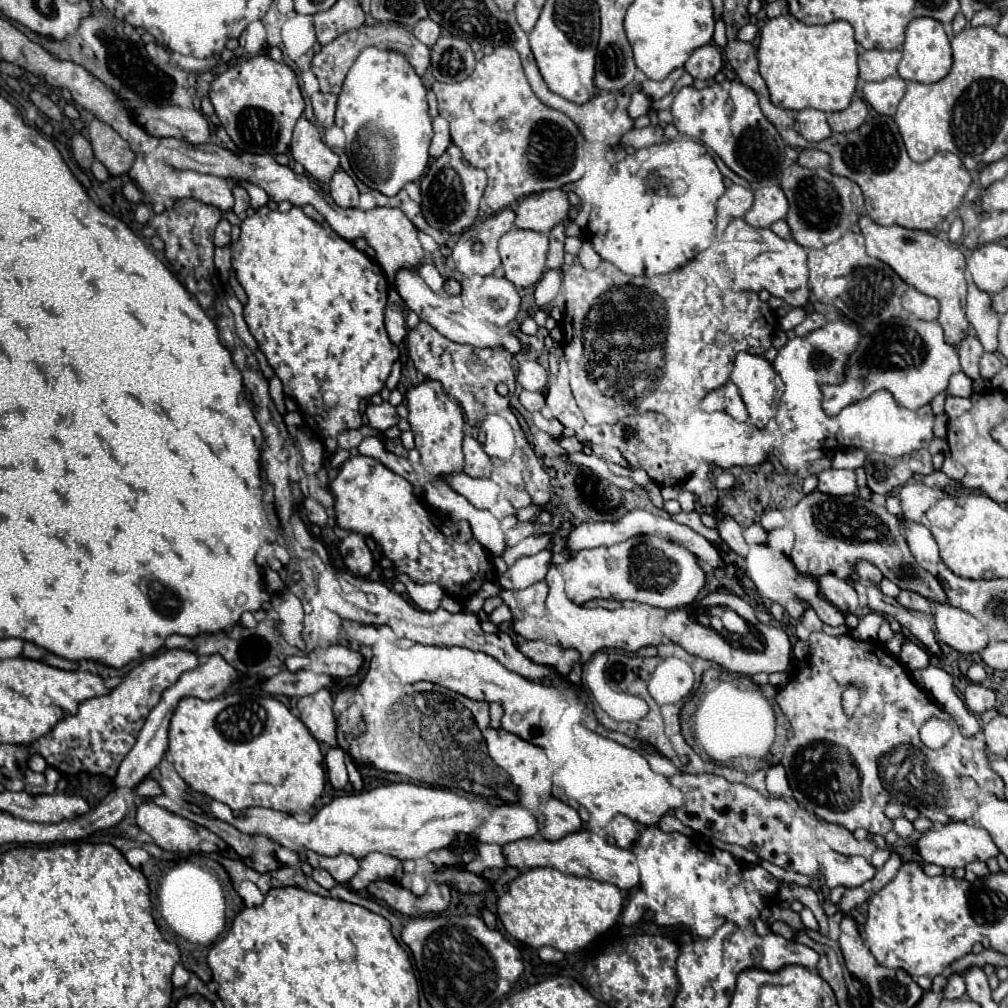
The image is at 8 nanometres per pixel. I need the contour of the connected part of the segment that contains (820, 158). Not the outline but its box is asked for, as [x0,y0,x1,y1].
[797,149,831,169]

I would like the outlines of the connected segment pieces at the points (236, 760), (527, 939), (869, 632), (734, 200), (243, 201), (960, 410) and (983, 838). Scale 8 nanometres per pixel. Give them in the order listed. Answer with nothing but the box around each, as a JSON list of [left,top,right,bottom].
[[169,693,325,815],[497,867,623,953],[851,613,883,641],[717,185,753,233],[233,187,249,215],[945,395,973,419],[915,821,999,869]]

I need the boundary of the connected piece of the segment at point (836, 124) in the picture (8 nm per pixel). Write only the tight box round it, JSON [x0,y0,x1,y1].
[827,97,867,133]

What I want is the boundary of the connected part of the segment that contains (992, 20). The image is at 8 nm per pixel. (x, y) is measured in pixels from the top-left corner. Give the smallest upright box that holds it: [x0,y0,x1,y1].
[971,7,1001,27]

